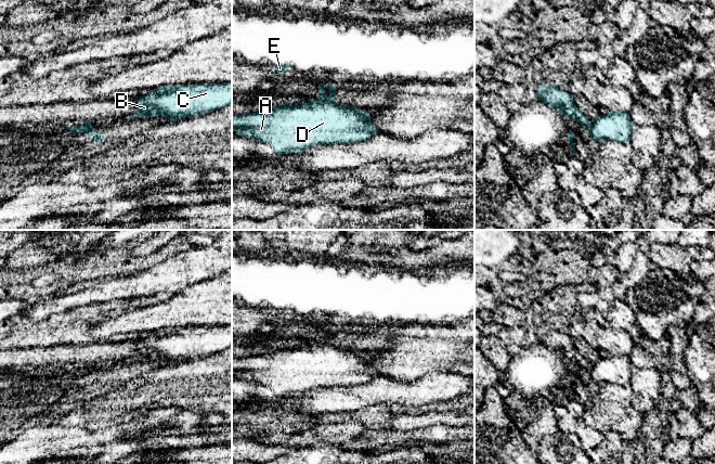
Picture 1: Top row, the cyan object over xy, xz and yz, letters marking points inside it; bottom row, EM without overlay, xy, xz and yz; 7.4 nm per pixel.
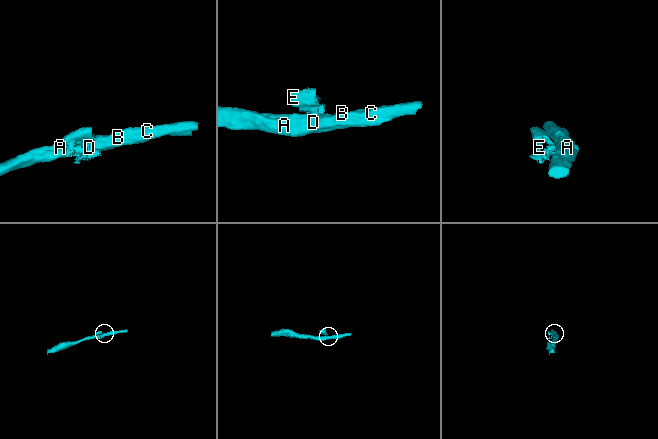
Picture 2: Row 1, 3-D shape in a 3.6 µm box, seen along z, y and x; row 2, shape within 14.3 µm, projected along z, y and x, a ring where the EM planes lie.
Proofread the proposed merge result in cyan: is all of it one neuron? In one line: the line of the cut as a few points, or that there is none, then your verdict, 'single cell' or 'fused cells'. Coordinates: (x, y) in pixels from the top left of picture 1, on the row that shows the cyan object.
cut in xz along (335, 102), (309, 103); fused cells

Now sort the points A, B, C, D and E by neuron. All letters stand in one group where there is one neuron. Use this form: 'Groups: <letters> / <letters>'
Groups: A B C D / E

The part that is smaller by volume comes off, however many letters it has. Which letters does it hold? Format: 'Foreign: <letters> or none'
Foreign: E

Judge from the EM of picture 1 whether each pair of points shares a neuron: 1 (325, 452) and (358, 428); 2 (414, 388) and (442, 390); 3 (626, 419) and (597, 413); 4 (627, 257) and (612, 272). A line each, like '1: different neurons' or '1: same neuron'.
1: different neurons
2: same neuron
3: same neuron
4: same neuron

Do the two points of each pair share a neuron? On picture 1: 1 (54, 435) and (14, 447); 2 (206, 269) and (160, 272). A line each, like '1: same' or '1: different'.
1: same
2: same

